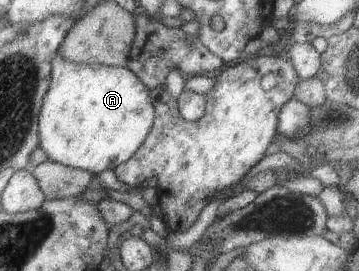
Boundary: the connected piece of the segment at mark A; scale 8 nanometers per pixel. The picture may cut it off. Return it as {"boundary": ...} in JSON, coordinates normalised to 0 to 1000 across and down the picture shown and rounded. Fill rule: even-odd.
{"boundary":[[[170,196],[145,240],[145,314],[111,428],[111,542],[134,587],[270,649],[379,576],[437,435],[421,332],[390,284],[343,244],[203,232]]]}

